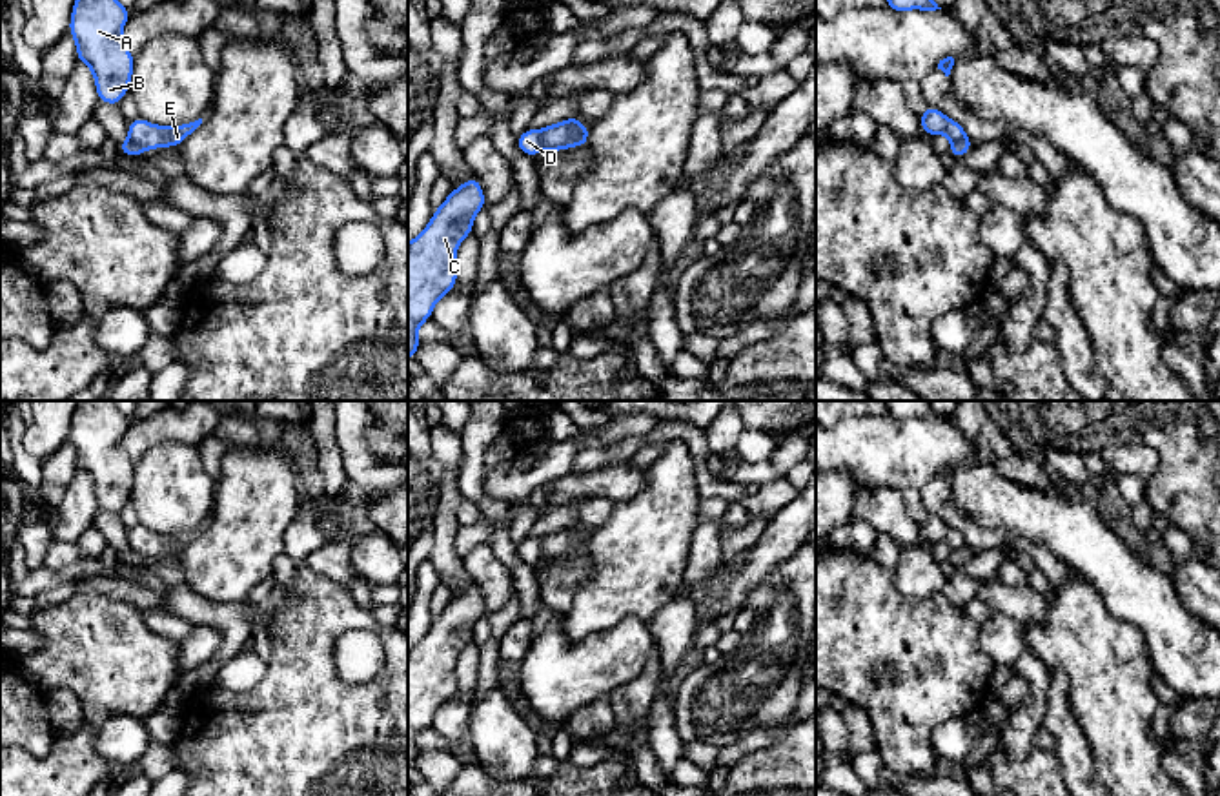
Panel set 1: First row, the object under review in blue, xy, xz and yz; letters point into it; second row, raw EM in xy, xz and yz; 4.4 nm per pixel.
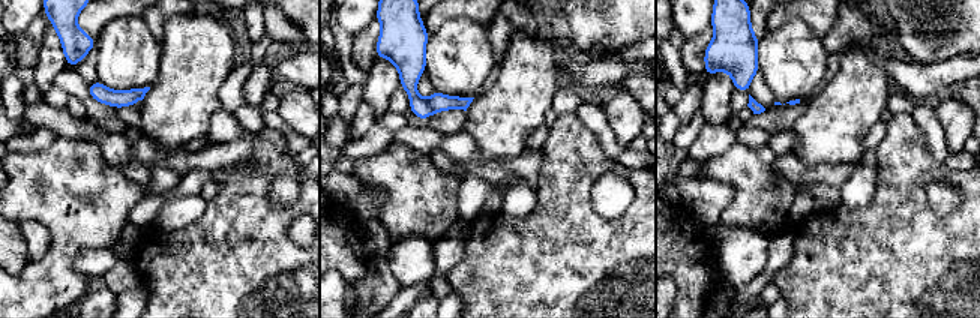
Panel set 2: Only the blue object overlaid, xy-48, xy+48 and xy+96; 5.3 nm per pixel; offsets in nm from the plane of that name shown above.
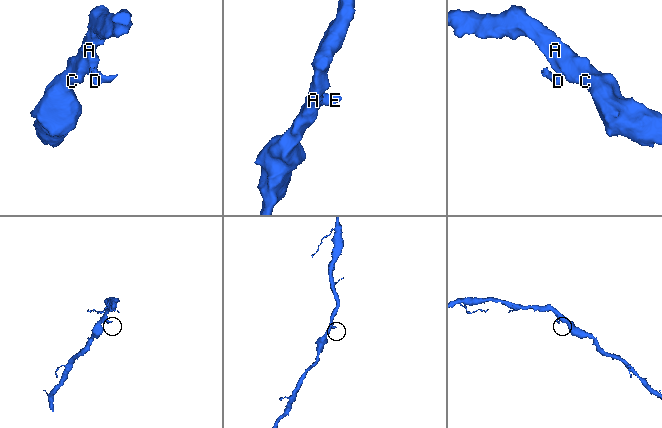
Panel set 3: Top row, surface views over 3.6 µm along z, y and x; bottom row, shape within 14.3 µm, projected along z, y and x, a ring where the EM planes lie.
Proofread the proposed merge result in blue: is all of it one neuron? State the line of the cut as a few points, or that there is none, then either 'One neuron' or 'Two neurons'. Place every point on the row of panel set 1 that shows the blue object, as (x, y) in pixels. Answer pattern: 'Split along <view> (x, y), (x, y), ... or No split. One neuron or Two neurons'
Split along xz (541, 130), (541, 144), (545, 148). Two neurons

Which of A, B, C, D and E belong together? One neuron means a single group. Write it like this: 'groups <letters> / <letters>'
groups A B C D / E

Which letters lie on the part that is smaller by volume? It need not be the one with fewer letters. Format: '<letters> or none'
E

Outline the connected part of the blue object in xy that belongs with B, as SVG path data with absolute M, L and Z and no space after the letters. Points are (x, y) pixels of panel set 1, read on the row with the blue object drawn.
M75 0L67 33L76 40L76 62L87 64L97 100L118 106L129 91L135 58L122 42L131 9L117 0Z

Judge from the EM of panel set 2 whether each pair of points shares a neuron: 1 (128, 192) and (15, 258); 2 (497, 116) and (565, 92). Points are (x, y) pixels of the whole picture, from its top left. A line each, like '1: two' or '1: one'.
1: two
2: two

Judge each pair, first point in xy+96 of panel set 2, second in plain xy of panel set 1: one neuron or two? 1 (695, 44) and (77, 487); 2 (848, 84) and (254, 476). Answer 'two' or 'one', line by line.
1: two
2: one

